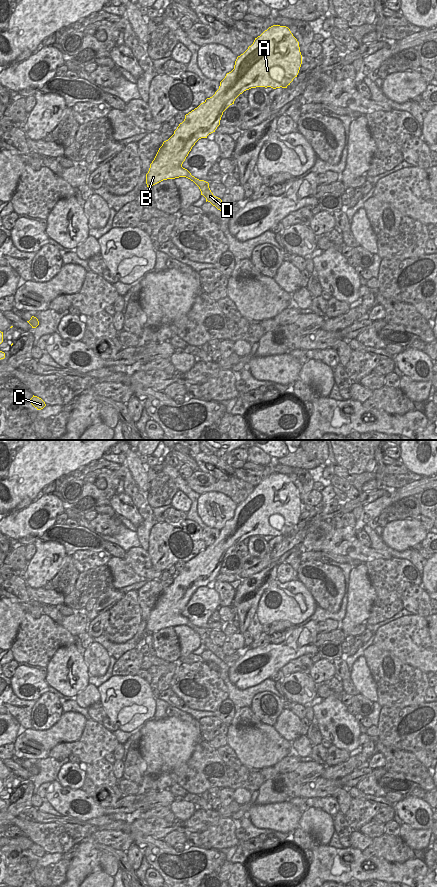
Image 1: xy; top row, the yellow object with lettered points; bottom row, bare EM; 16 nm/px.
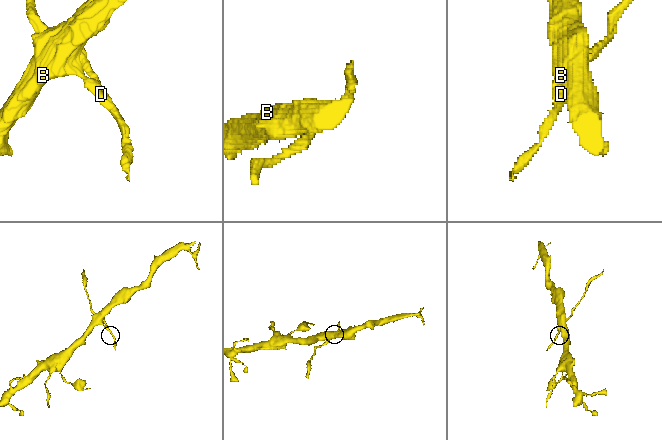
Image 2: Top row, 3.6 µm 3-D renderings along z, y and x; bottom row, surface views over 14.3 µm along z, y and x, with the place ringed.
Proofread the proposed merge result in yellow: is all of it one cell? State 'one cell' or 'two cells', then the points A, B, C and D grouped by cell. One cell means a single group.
two cells | A B C / D

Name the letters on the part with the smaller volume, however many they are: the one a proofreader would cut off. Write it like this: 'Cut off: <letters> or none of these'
Cut off: D

